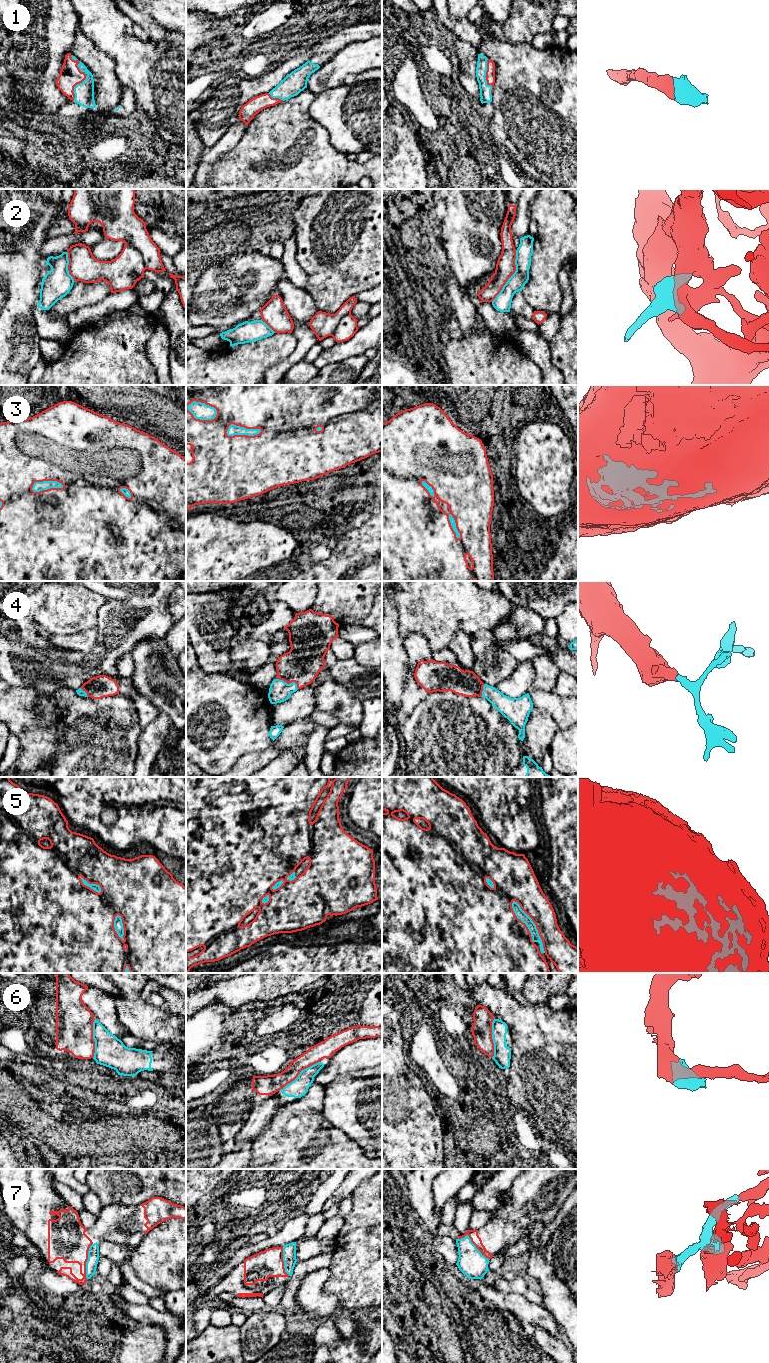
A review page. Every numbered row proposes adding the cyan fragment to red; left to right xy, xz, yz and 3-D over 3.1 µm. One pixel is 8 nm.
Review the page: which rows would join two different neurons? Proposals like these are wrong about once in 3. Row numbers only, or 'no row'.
6

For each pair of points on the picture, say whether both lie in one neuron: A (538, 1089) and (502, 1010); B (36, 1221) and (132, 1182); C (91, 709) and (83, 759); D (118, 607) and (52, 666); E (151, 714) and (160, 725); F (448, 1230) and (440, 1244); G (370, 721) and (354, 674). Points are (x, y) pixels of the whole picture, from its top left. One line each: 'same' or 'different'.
A: same
B: different
C: same
D: same
E: different
F: different
G: same

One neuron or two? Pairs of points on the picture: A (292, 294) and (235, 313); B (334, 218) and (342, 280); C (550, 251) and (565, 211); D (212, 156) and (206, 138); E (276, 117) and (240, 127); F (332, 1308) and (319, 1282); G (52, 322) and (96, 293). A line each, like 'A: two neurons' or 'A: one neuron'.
A: two neurons
B: one neuron
C: one neuron
D: two neurons
E: two neurons
F: one neuron
G: two neurons

